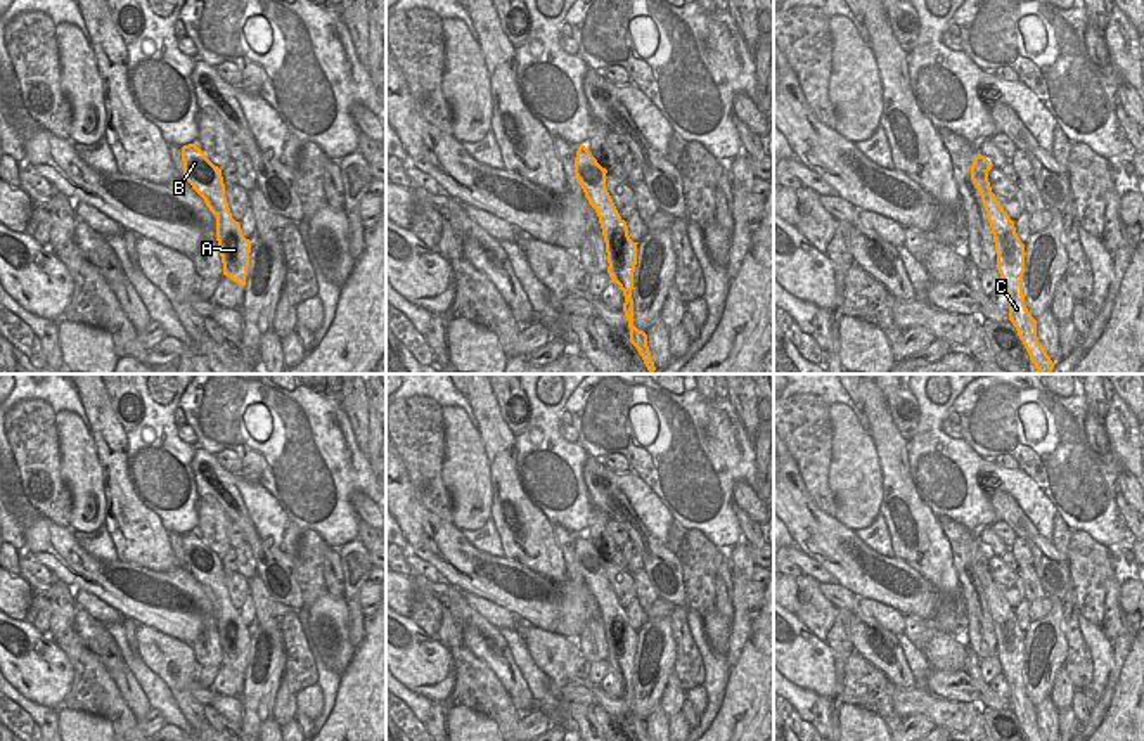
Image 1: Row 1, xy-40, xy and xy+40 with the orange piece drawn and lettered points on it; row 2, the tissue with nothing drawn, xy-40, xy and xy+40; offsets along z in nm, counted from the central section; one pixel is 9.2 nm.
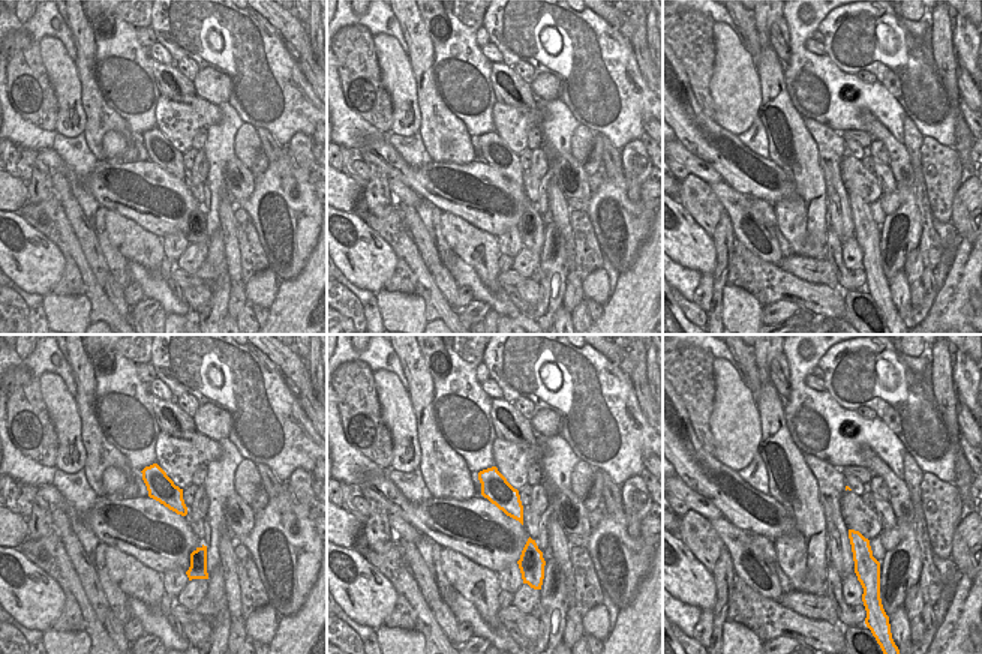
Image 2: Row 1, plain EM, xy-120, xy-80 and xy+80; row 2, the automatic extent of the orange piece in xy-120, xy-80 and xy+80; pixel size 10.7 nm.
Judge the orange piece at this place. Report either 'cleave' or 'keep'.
keep

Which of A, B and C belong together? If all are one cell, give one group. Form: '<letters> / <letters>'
A B C

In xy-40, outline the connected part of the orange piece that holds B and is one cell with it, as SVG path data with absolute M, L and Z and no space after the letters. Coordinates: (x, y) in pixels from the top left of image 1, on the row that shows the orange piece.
M197 144L182 147L183 178L204 199L216 216L216 241L223 263L223 275L239 286L246 286L251 241L242 235L239 222L232 218L222 170L215 166Z

